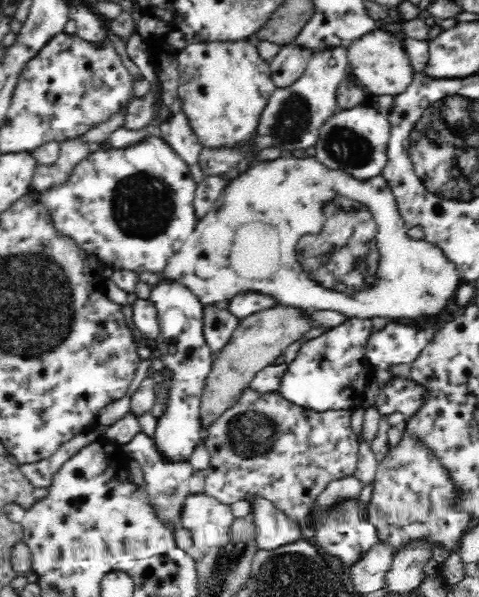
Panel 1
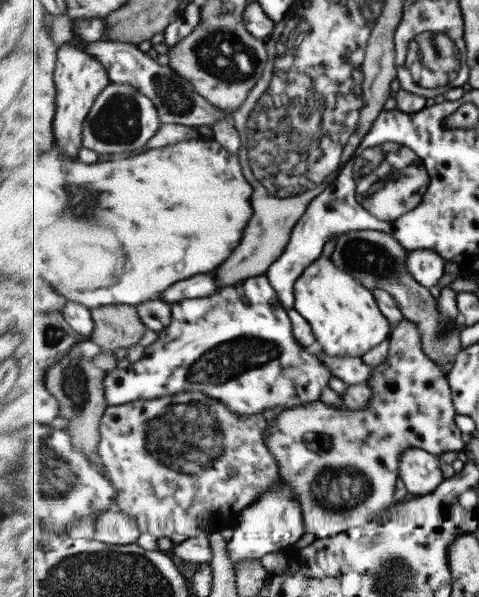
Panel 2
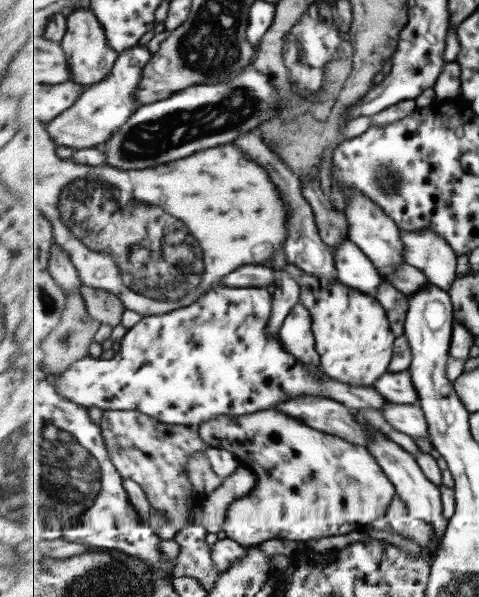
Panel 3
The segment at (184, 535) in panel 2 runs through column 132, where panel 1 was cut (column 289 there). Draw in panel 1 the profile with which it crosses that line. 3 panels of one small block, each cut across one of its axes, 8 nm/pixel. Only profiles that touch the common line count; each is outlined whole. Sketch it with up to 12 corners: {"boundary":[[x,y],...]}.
{"boundary":[[250,387],[204,433],[203,494],[304,523],[357,470],[348,410]]}

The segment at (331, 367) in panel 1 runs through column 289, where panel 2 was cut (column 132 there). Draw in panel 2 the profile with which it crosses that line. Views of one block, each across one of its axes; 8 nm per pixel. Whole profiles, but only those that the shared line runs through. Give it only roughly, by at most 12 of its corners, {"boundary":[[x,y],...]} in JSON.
{"boundary":[[266,274],[171,304],[107,406],[203,392],[237,413],[319,400],[331,368]]}

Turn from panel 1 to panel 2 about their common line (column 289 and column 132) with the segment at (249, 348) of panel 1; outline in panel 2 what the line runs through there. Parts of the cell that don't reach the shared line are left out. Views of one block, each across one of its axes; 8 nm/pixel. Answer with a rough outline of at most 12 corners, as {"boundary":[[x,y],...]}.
{"boundary":[[137,308],[92,309],[91,340],[103,353],[141,342]]}

